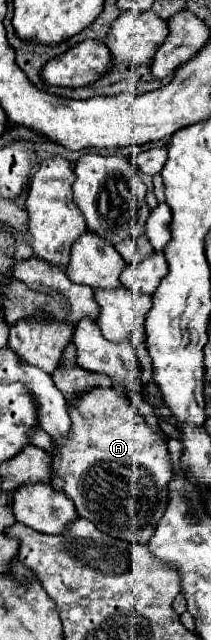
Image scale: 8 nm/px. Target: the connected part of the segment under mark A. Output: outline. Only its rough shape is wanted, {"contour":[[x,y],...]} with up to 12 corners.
{"contour":[[112,389],[68,403],[52,485],[80,517],[148,543],[168,447]]}

